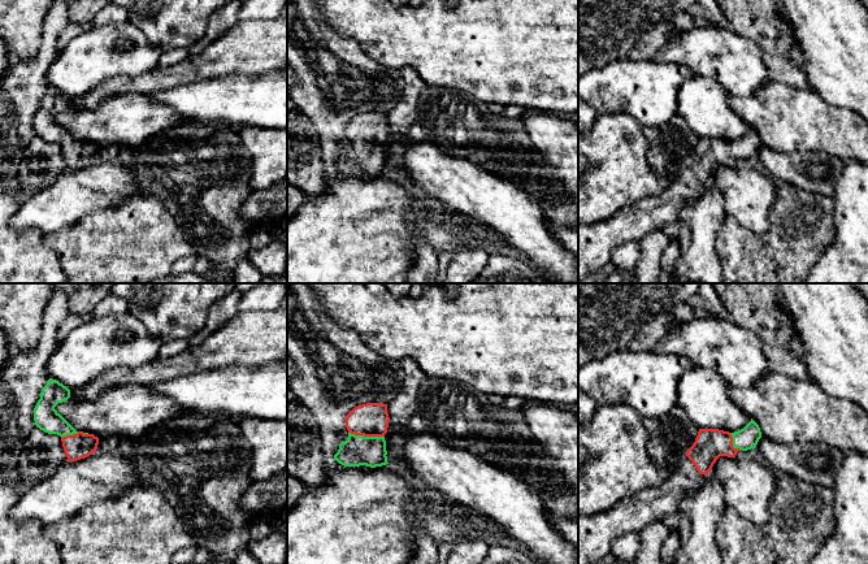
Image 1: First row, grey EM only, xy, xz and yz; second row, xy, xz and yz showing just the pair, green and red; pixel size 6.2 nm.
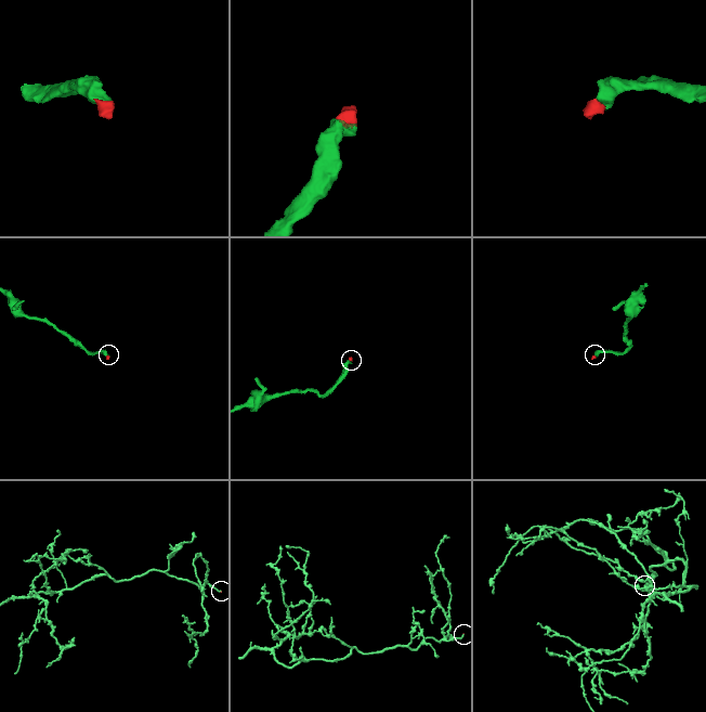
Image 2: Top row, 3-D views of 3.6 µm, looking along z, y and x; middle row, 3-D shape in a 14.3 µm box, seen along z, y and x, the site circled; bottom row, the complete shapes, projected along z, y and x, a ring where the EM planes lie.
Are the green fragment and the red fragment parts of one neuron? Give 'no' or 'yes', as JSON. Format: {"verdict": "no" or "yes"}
{"verdict": "yes"}

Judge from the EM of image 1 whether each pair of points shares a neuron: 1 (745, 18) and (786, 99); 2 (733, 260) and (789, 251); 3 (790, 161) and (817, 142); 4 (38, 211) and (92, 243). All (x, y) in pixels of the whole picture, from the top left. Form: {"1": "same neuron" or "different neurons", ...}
{"1": "different neurons", "2": "same neuron", "3": "different neurons", "4": "different neurons"}

